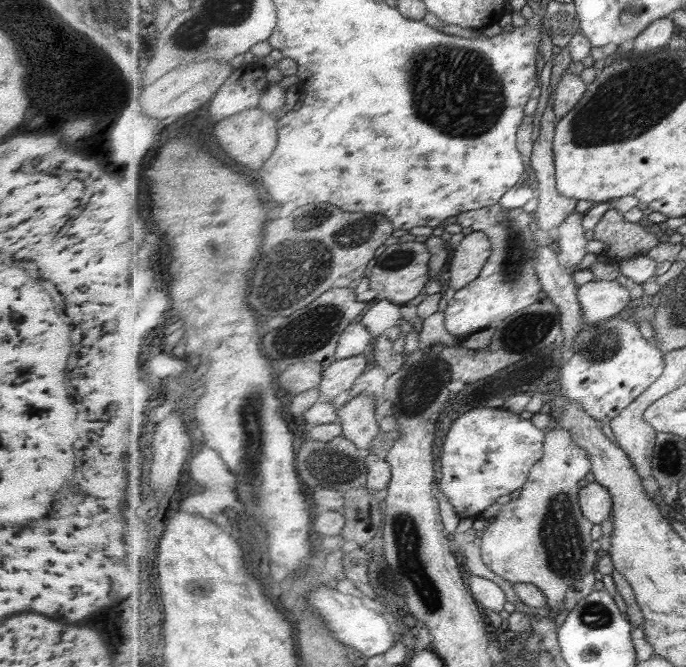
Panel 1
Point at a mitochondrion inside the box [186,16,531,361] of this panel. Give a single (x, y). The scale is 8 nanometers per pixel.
(457, 91)

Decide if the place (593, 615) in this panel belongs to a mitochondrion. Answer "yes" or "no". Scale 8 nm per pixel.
yes

